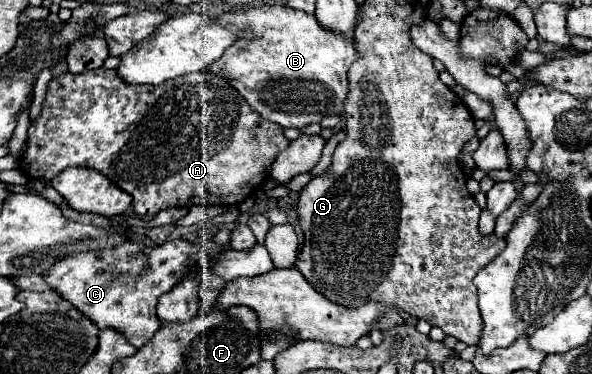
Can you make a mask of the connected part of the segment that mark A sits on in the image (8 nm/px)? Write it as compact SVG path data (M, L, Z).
M97 68L83 74L65 72L47 84L41 114L29 126L19 170L31 180L49 182L69 166L93 168L133 196L135 214L155 216L171 206L235 206L243 202L269 178L271 164L287 146L283 128L253 112L221 76L193 72L163 86L129 86L117 78L115 70Z

